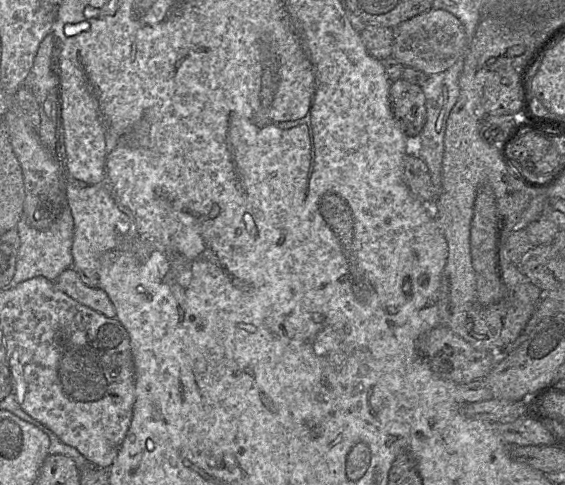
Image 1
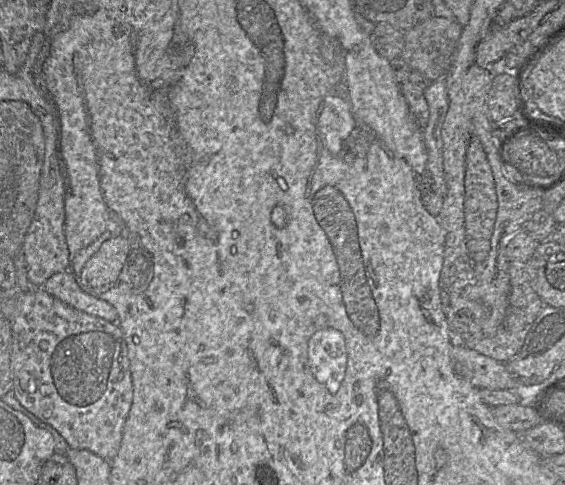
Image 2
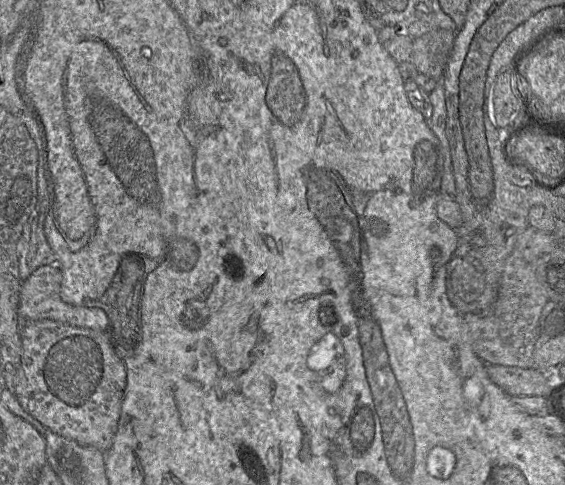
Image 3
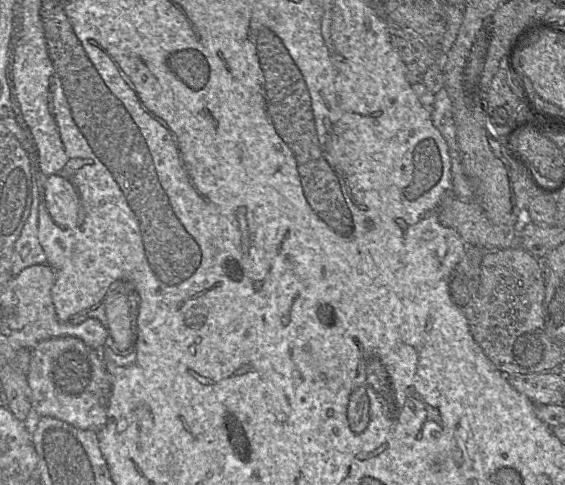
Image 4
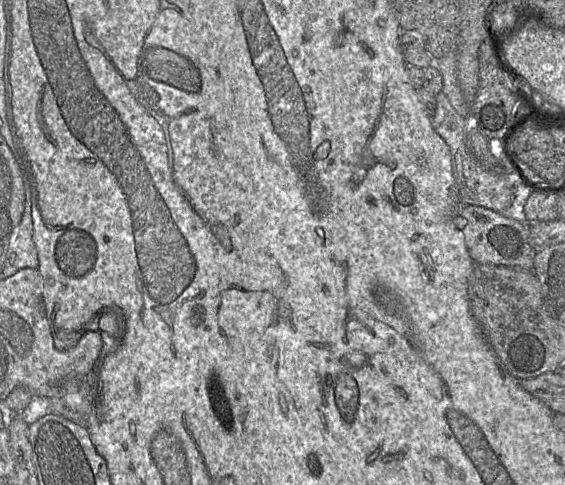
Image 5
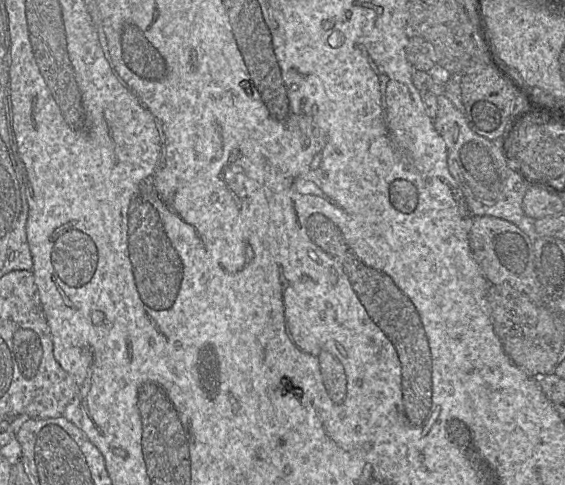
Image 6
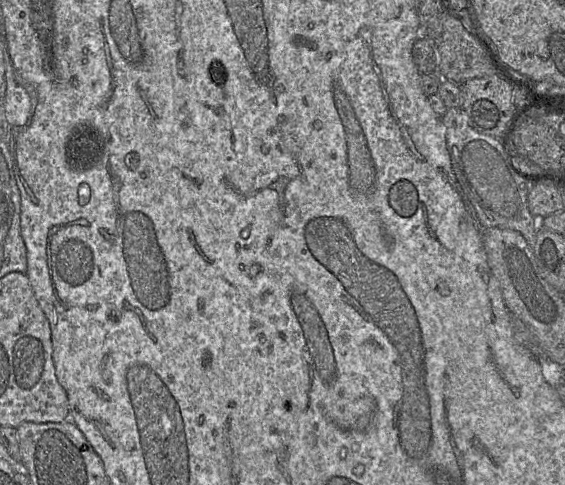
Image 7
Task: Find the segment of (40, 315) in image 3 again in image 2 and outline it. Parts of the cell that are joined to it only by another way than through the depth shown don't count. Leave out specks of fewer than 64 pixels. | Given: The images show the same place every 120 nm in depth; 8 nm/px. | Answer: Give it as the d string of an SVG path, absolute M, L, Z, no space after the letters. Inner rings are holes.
M70 270L57 272L42 288L65 304L109 322L117 321L116 309L107 301L84 292Z

